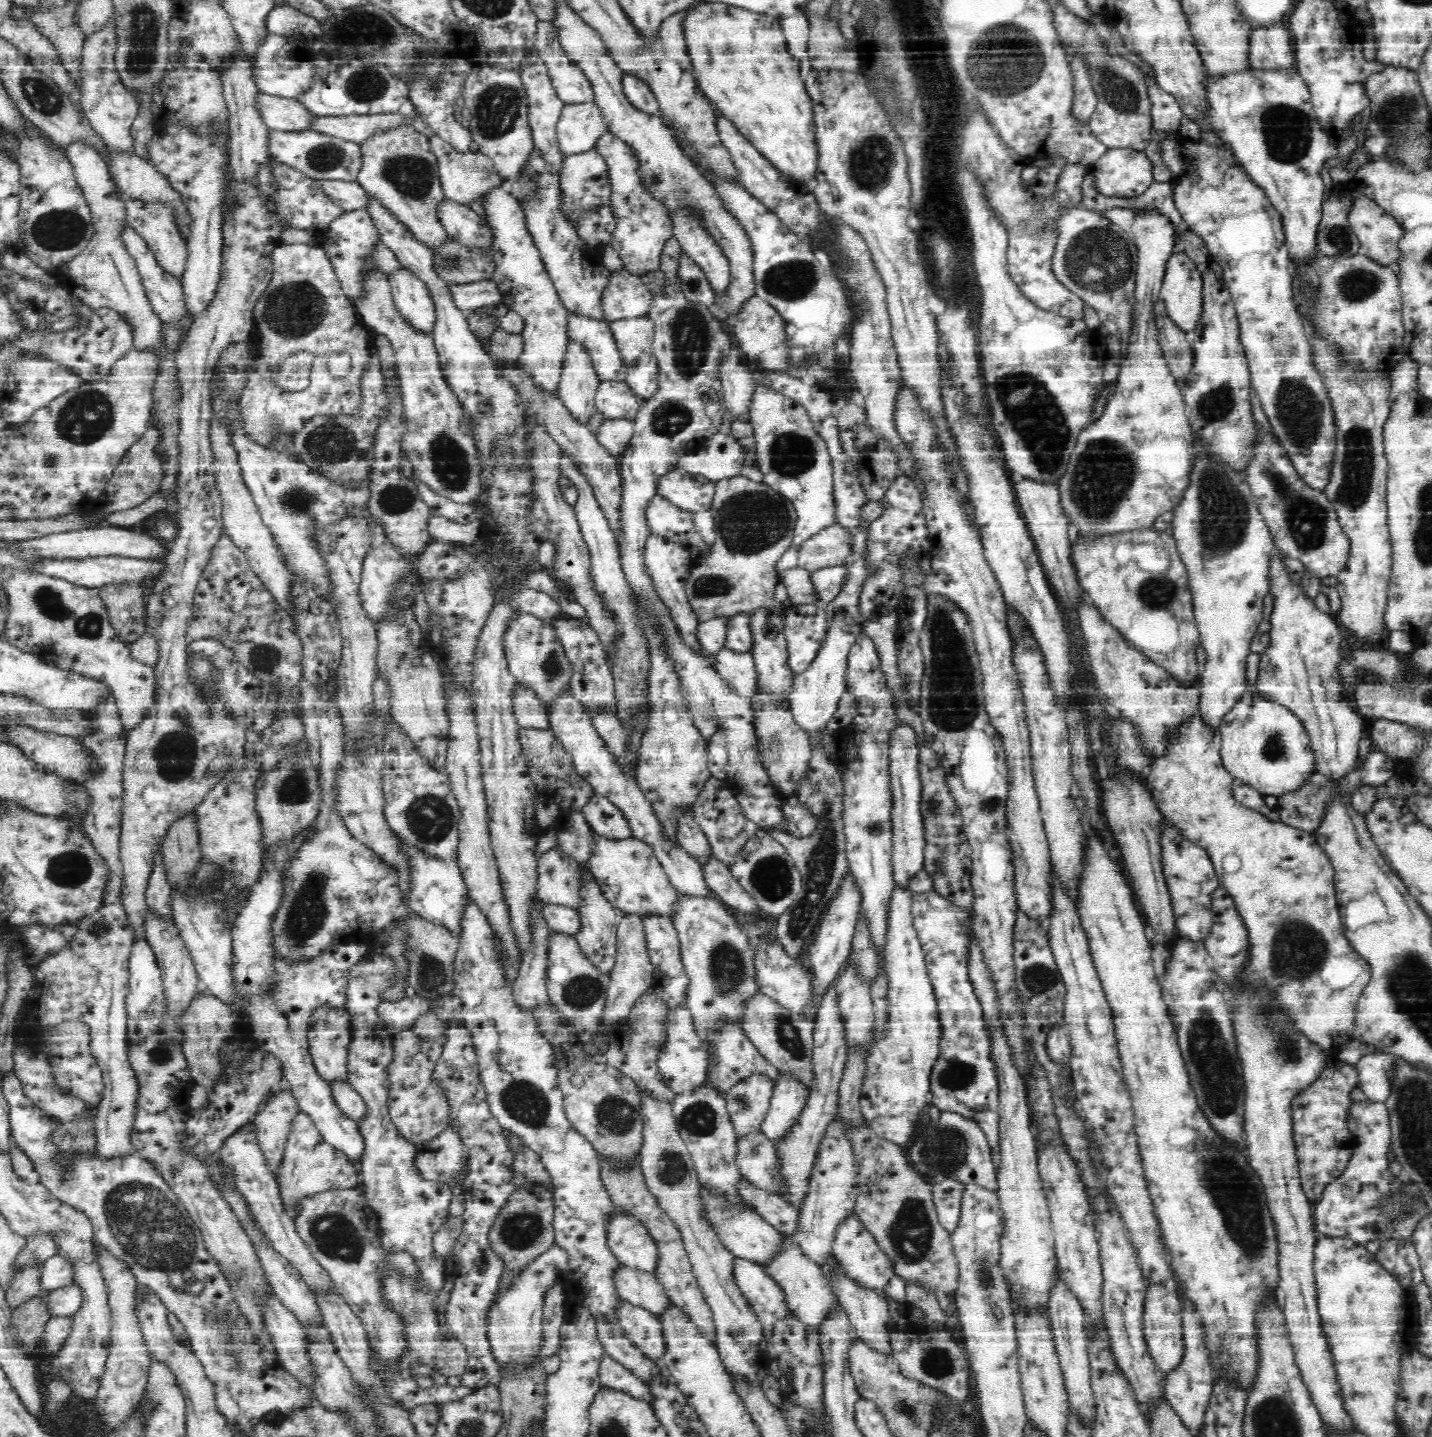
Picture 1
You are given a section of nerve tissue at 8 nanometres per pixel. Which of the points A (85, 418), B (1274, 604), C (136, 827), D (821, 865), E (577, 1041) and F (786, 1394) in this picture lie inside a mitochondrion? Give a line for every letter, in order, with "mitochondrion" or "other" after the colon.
A: mitochondrion
B: other
C: other
D: mitochondrion
E: other
F: other

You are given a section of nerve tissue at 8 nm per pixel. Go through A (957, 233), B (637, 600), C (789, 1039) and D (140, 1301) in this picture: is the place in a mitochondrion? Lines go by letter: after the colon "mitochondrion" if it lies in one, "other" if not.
A: other
B: other
C: mitochondrion
D: other

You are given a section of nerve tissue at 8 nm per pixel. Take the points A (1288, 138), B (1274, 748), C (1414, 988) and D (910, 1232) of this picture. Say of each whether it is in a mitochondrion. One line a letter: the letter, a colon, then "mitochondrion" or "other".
A: mitochondrion
B: mitochondrion
C: mitochondrion
D: mitochondrion

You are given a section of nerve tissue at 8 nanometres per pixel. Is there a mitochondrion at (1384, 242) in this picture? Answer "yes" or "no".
yes

